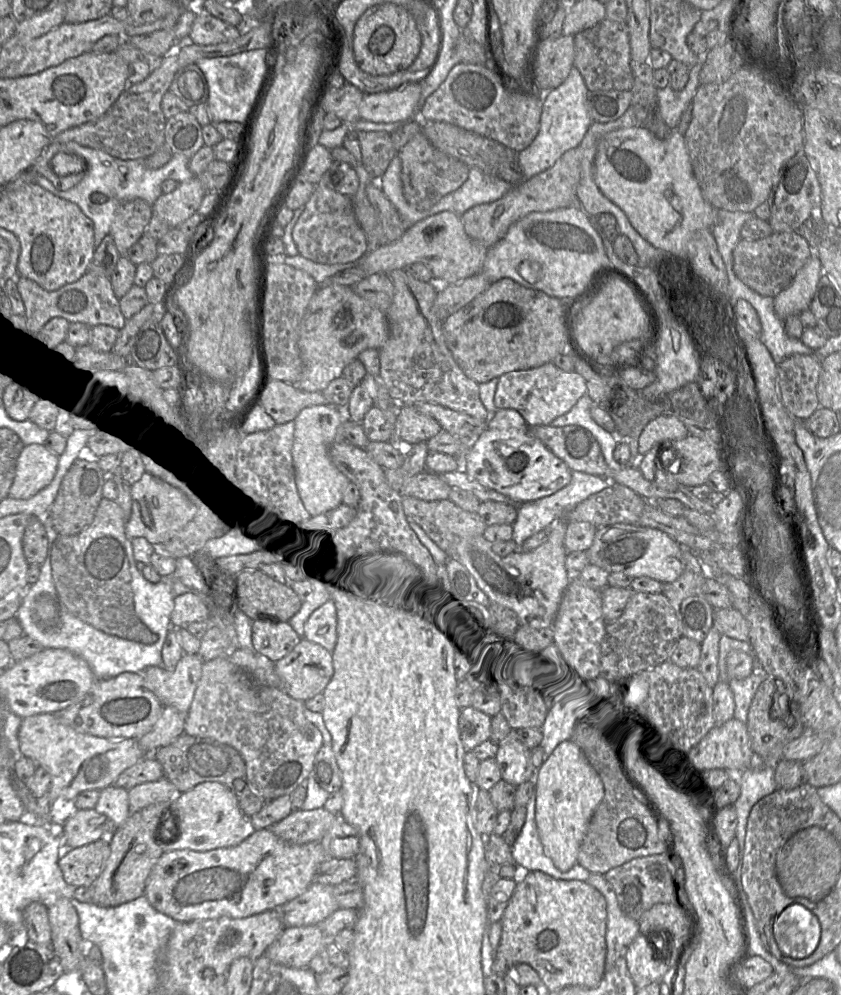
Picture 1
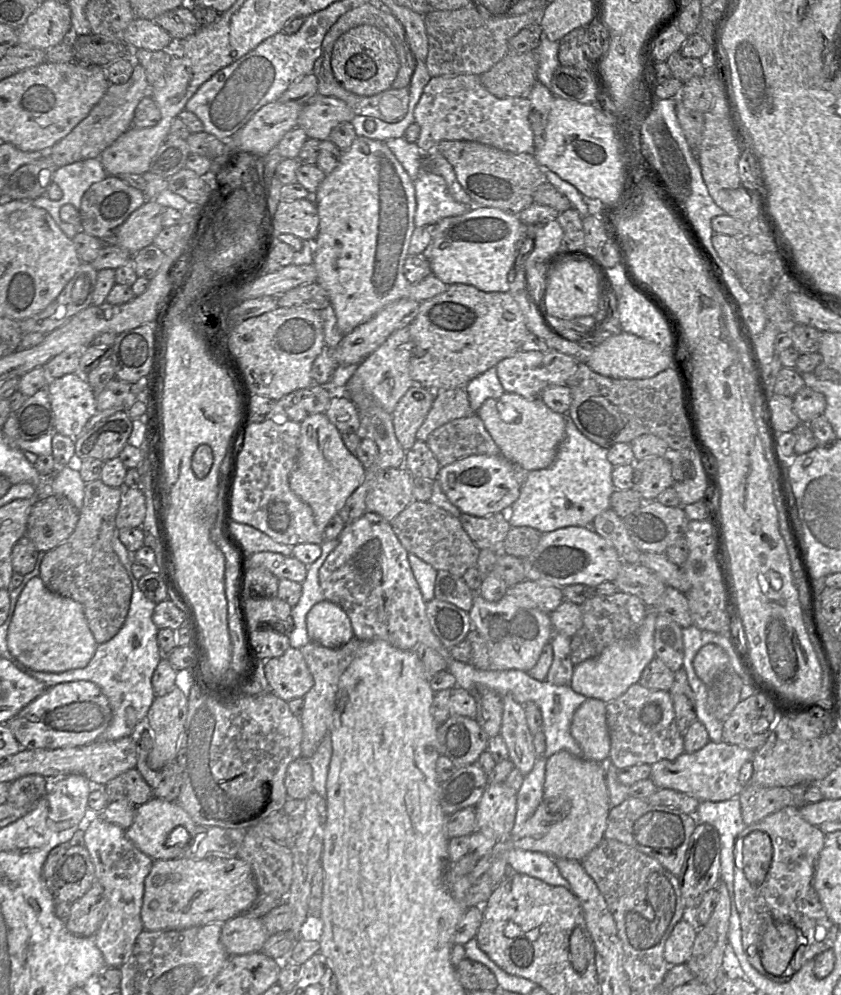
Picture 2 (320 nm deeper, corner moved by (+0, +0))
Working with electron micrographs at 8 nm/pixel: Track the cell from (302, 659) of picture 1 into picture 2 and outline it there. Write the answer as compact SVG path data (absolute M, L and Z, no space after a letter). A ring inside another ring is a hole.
M294 647L281 656L265 660L265 676L271 692L286 702L304 697L314 685L302 652Z

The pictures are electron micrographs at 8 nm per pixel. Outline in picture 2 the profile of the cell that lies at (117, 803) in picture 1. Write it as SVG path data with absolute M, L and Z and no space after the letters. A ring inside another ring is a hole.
M98 814L84 833L84 846L95 868L95 881L104 887L108 897L108 910L94 935L95 943L106 967L114 968L120 968L128 960L138 935L144 930L140 914L144 882L154 862L126 837L125 831Z

